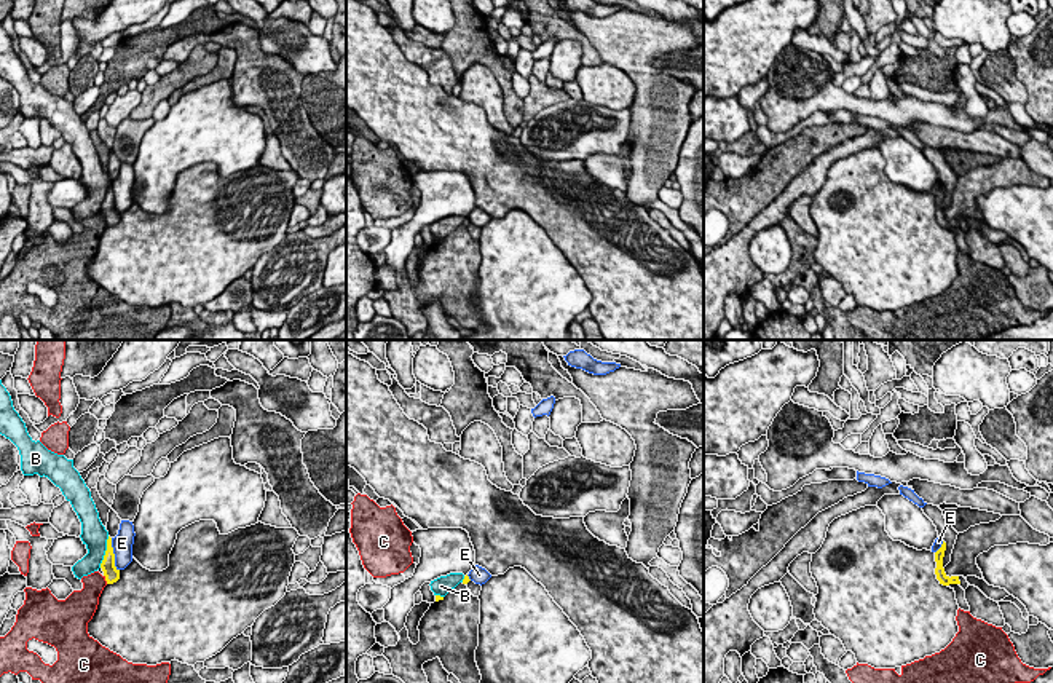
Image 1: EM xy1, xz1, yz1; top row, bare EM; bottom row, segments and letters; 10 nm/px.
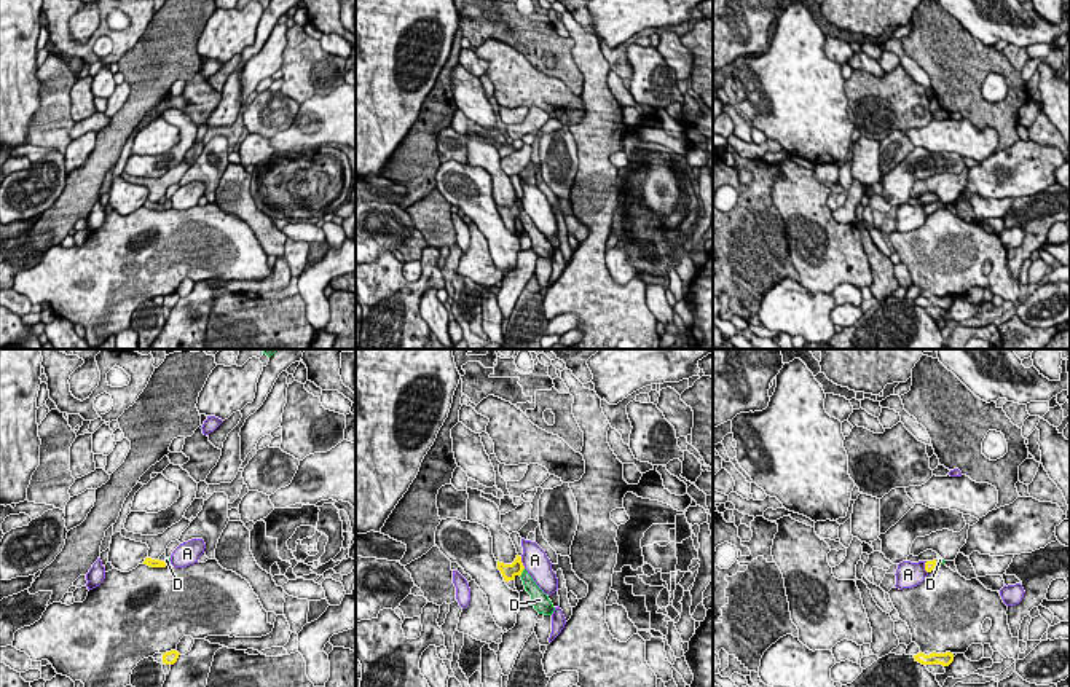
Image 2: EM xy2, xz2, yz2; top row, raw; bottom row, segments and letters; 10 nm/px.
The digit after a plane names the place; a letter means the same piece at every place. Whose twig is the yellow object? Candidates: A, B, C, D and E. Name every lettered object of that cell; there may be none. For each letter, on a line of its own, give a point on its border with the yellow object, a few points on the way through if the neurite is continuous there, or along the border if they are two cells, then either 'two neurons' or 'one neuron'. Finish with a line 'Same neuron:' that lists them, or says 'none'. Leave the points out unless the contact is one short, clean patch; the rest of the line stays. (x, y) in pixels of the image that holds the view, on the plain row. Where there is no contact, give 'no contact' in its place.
A: contact xz2 (522, 206); two neurons
B: contact xy1 (106, 195); two neurons
C: contact xy1 (106, 222); two neurons
D: contact xz2 (522, 214); way xz2 (509, 214), (522, 214), (530, 228); one neuron
E: contact xy1 (114, 197); border xy1 (110, 181), (114, 205), (118, 213); two neurons
Same neuron: D

